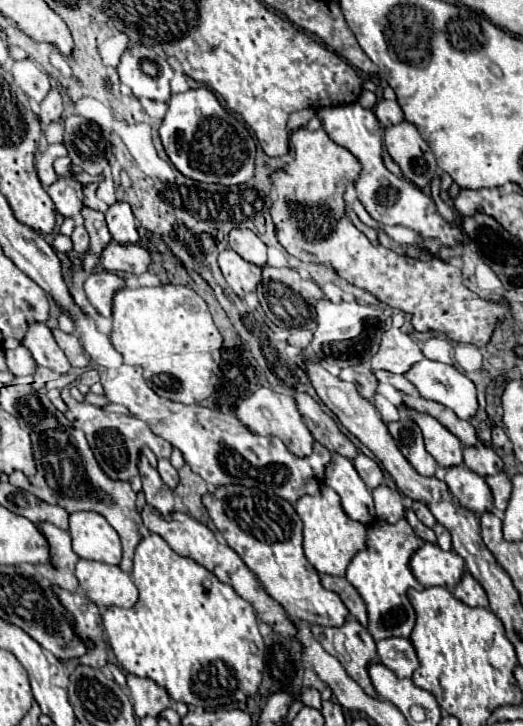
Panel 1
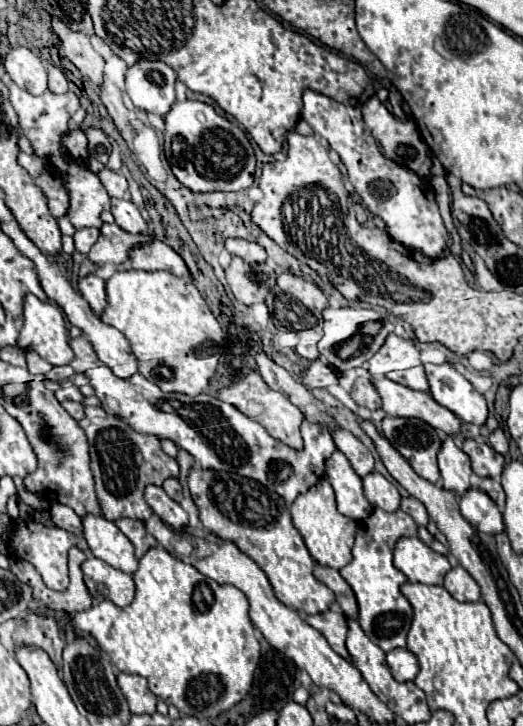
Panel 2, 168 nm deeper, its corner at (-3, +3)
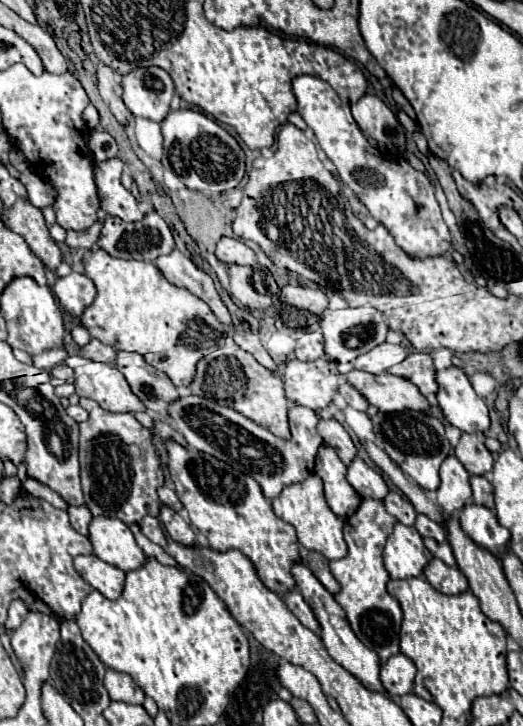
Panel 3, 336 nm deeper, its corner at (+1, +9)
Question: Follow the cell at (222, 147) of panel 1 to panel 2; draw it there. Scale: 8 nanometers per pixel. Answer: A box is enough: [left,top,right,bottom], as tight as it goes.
[164,100,256,192]

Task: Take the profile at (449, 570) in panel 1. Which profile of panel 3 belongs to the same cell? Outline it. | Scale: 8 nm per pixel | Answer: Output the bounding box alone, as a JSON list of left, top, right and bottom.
[384,522,432,578]

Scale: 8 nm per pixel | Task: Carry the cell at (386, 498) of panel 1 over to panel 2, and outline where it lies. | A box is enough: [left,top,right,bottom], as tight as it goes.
[362,472,400,512]

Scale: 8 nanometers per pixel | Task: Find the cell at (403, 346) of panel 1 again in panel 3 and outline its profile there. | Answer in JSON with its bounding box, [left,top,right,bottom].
[354,342,410,374]

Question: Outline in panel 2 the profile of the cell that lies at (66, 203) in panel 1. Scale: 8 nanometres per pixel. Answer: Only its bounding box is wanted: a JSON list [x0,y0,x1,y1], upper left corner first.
[36,172,68,218]

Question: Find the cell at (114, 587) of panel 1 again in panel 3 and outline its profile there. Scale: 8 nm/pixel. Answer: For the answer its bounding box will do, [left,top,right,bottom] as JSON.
[74,554,126,600]

